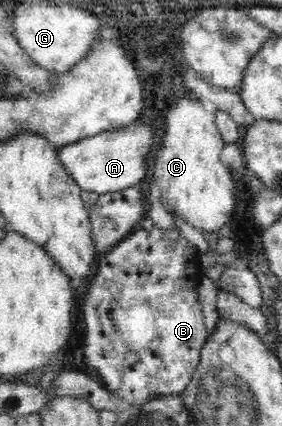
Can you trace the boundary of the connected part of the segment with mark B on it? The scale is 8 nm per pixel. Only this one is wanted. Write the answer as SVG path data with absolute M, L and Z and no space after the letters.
M145 223L134 229L118 245L112 247L98 259L98 272L91 277L90 285L84 293L84 323L86 328L86 337L84 337L83 357L84 362L96 369L99 379L106 386L106 390L113 395L118 395L120 399L130 407L146 404L150 399L159 397L159 395L170 395L170 393L183 393L191 382L193 373L198 367L200 359L200 349L208 337L208 331L204 325L204 315L202 307L198 301L196 287L201 282L200 252L182 233L175 228L158 228L157 226Z

